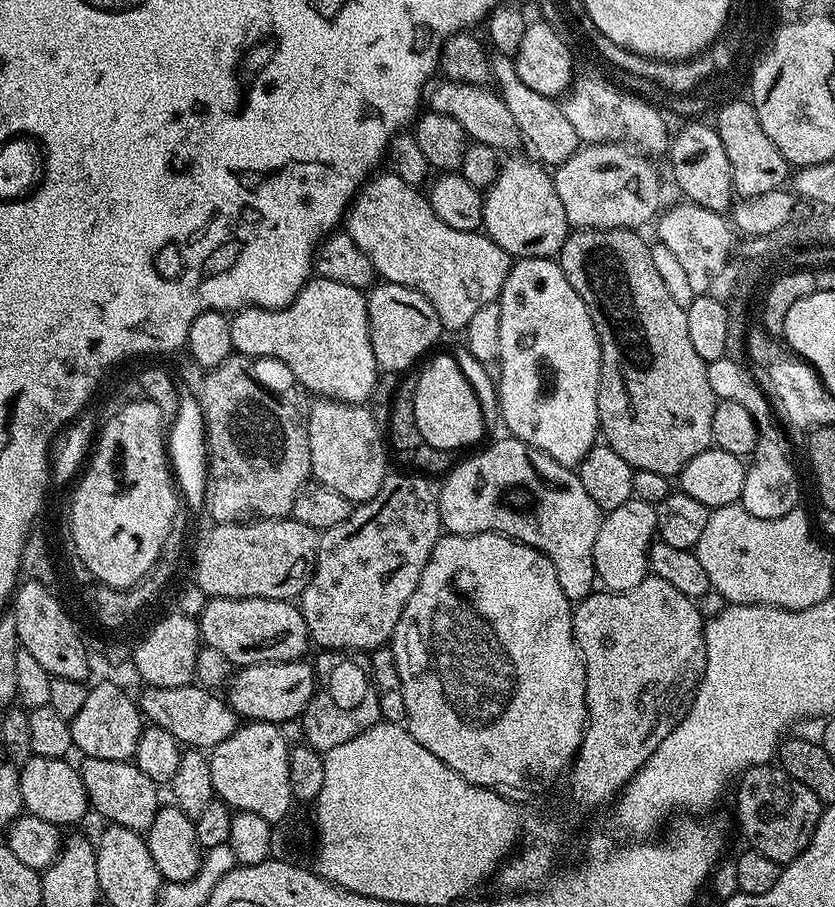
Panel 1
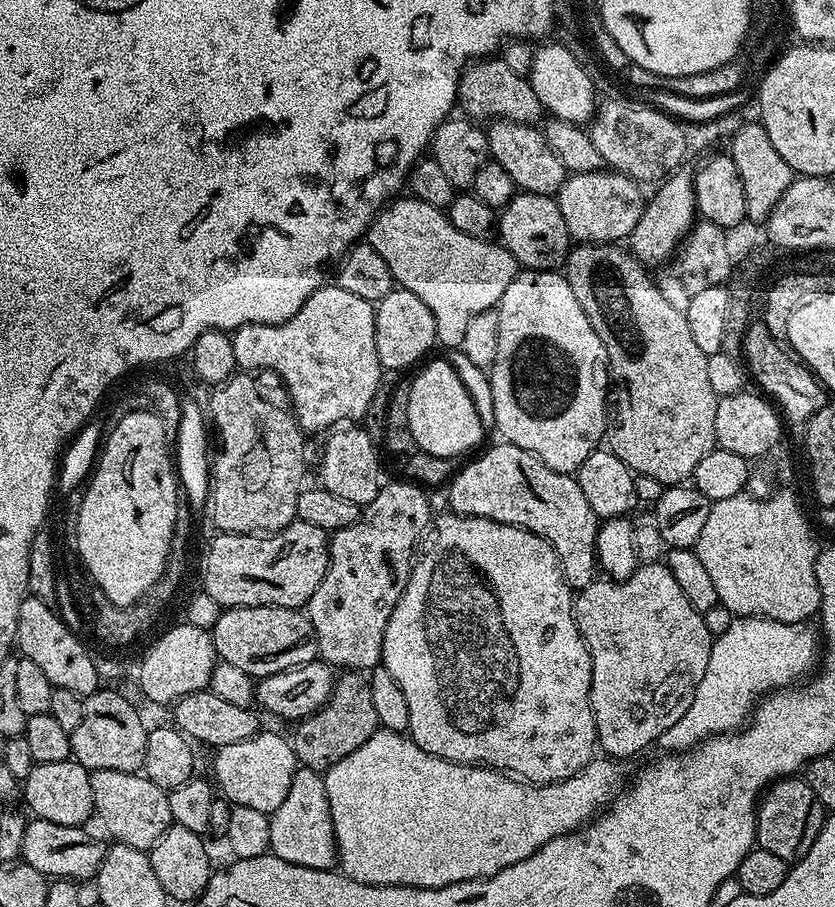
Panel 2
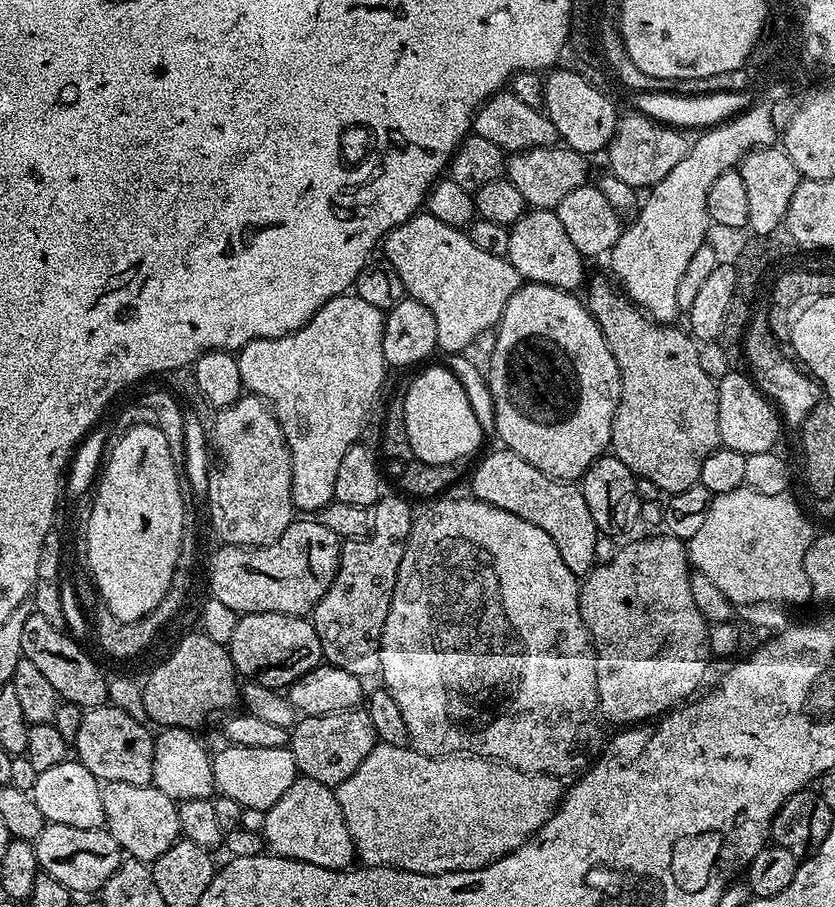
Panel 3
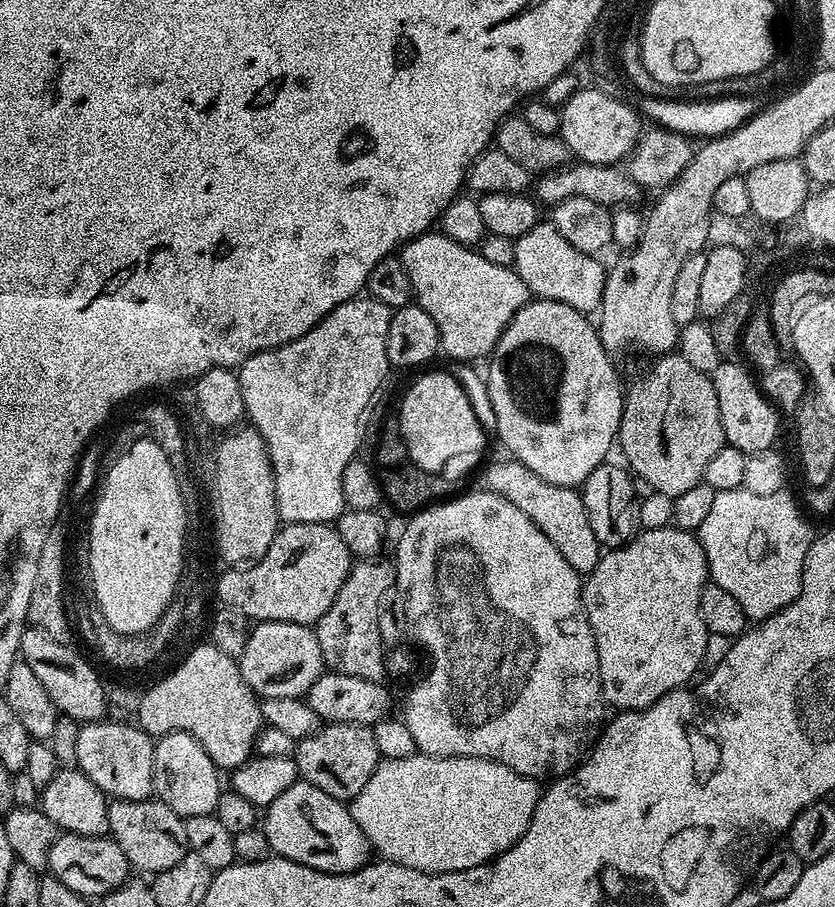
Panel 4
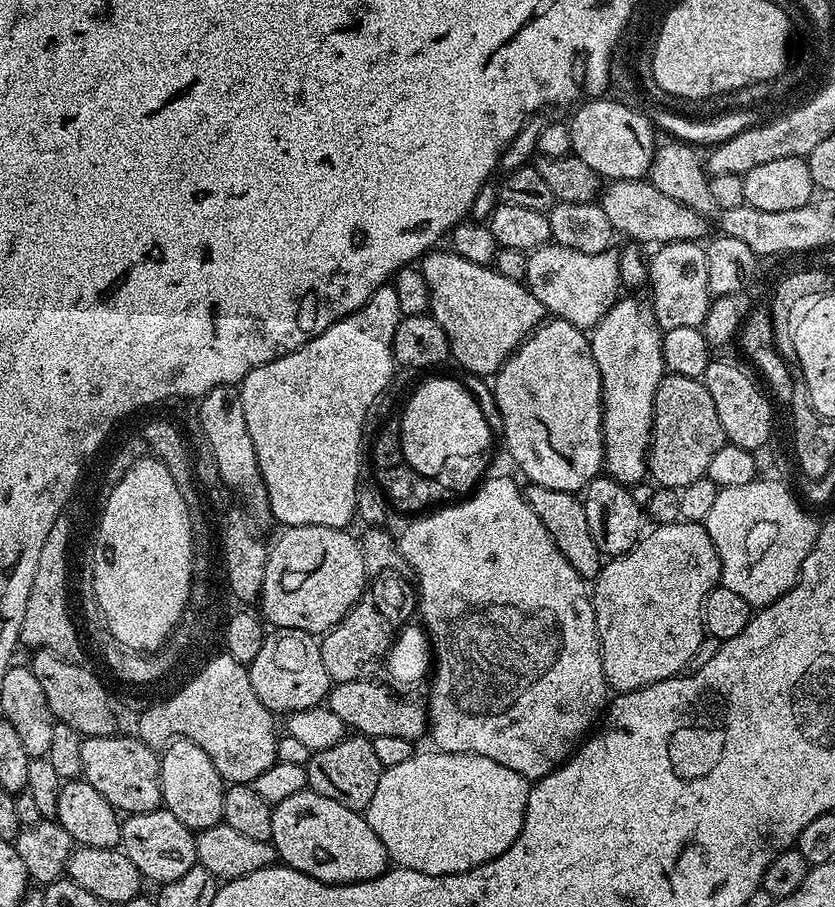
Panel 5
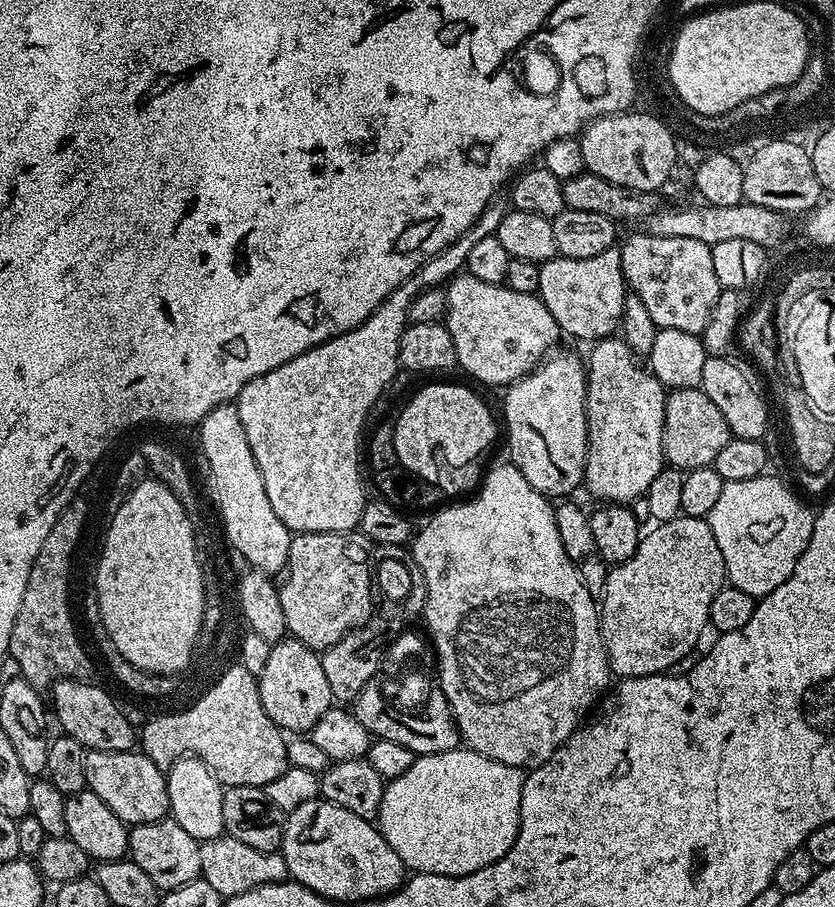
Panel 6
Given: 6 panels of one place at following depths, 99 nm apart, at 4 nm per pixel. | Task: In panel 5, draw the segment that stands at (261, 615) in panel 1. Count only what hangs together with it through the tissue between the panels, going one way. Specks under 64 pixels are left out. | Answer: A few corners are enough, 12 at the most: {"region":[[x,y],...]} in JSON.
{"region":[[269,631],[247,665],[273,714],[321,707],[330,681],[311,632]]}

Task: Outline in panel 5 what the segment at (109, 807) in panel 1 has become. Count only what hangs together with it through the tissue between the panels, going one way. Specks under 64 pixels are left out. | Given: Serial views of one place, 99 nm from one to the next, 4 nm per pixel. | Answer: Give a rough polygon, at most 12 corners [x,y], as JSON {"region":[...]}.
{"region":[[161,806],[123,817],[119,847],[145,881],[197,867],[193,829]]}

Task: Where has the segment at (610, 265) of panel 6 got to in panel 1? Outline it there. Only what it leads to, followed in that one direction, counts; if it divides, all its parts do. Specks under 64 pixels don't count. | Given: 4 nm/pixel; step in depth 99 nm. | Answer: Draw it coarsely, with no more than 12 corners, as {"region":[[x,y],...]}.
{"region":[[509,155],[483,231],[513,258],[555,257],[570,234],[545,165]]}

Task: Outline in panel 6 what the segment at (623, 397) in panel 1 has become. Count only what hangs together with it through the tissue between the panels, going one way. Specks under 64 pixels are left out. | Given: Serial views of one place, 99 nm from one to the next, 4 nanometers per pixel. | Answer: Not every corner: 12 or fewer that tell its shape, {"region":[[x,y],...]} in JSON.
{"region":[[703,388],[664,402],[662,450],[681,470],[715,465],[730,439]]}

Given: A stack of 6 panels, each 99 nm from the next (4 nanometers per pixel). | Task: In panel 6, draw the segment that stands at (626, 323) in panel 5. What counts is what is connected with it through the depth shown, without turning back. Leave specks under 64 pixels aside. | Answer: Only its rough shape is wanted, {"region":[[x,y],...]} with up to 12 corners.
{"region":[[633,345],[586,356],[583,487],[631,505],[666,466],[664,383]]}

